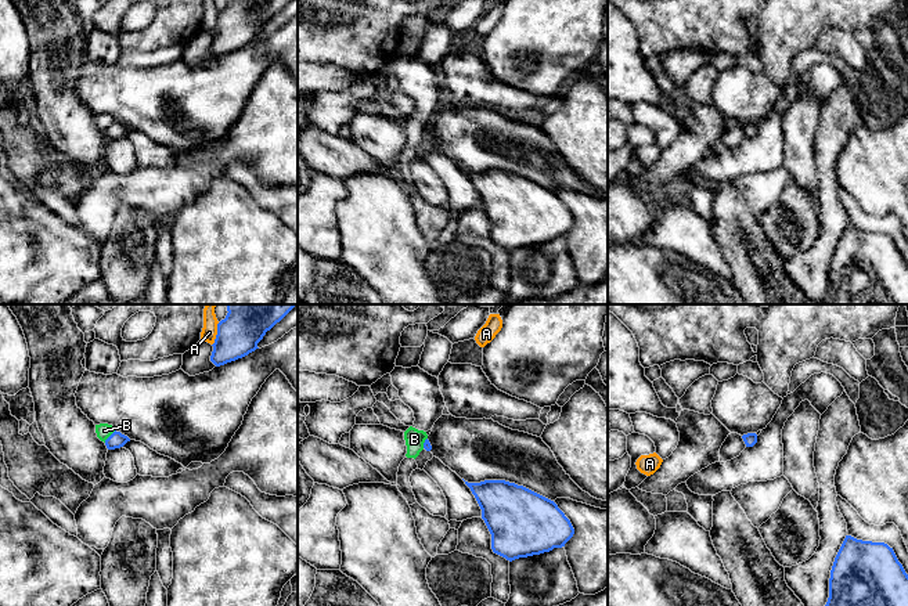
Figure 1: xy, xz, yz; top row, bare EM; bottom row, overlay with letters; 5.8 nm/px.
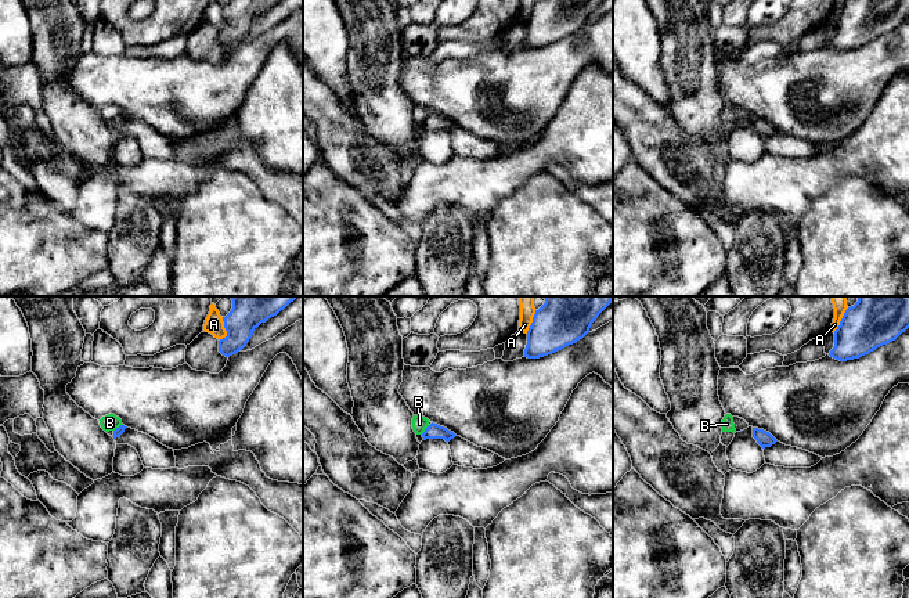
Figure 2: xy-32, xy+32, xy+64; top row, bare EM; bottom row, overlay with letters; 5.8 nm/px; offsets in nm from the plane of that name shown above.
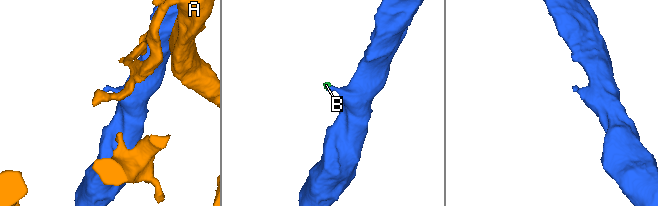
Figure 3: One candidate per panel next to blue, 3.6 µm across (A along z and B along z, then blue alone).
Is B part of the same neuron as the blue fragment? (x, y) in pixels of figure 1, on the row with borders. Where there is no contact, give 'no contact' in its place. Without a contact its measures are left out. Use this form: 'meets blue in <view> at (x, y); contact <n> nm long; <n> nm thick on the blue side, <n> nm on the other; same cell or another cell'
meets blue in xy at (110, 436); contact 100 nm long; 90 nm thick on the blue side, 90 nm on the other; another cell

